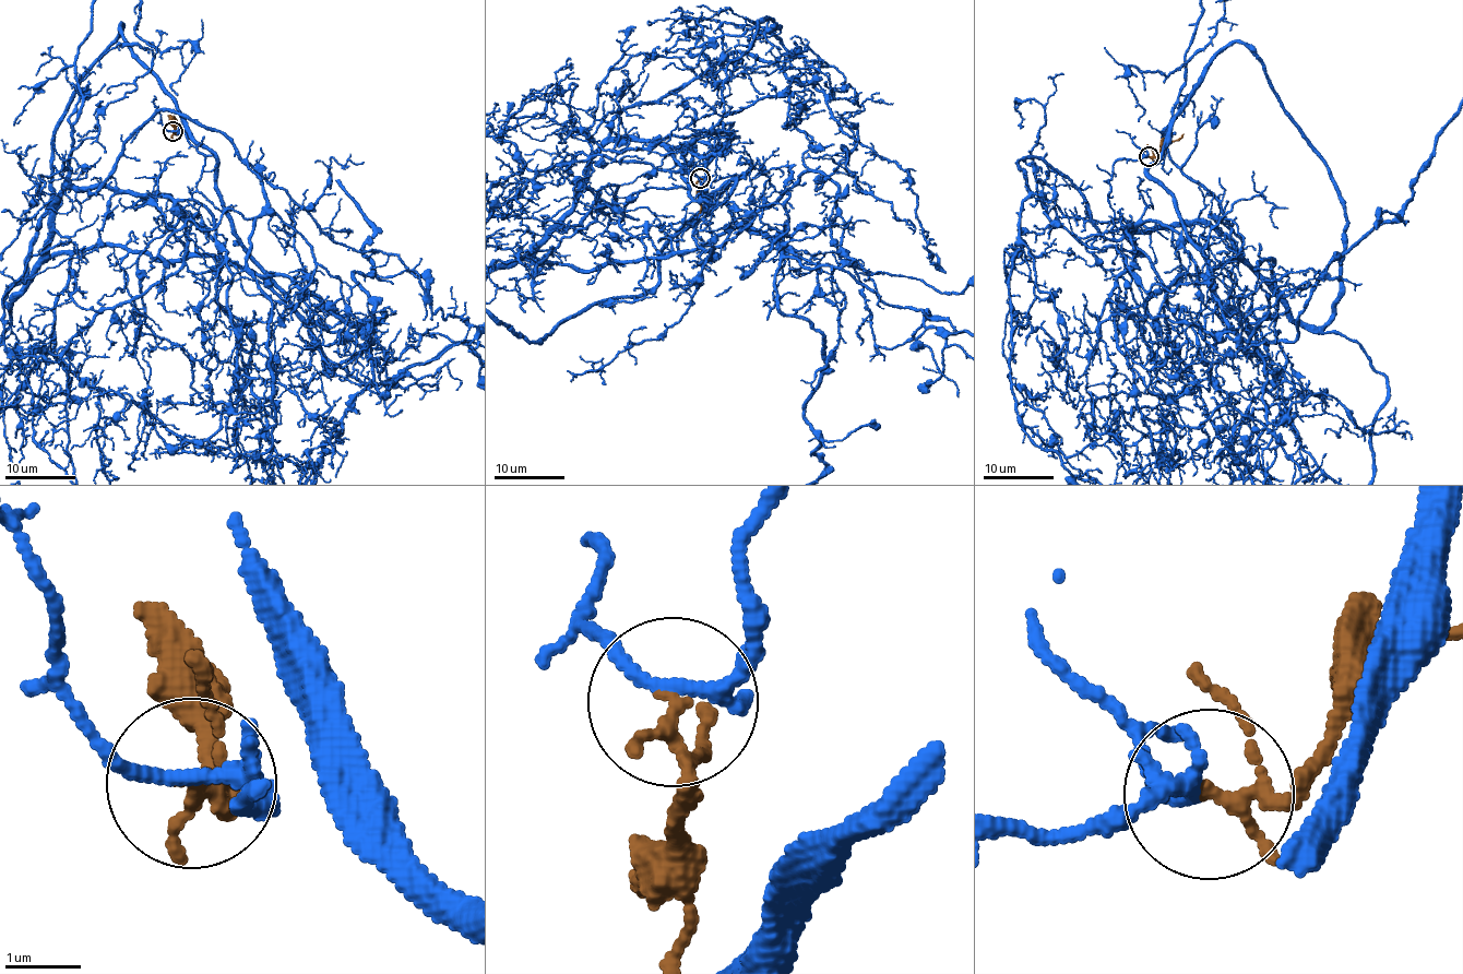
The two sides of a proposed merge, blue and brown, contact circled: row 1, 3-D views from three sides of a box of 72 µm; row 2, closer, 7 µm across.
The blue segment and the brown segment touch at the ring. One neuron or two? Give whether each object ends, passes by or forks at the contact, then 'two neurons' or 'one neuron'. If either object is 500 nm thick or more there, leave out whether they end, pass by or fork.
blue forks there; brown forks there; one neuron

